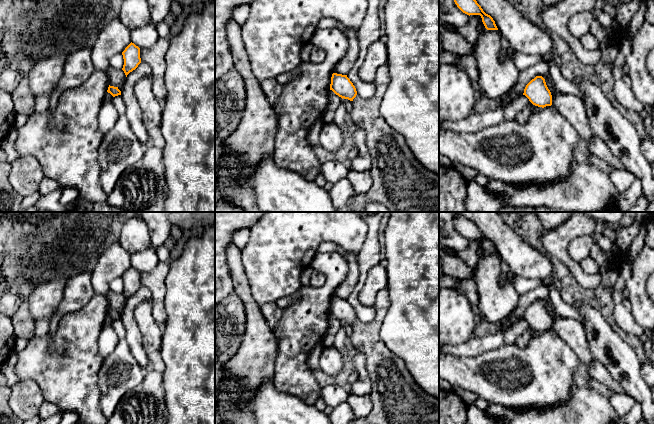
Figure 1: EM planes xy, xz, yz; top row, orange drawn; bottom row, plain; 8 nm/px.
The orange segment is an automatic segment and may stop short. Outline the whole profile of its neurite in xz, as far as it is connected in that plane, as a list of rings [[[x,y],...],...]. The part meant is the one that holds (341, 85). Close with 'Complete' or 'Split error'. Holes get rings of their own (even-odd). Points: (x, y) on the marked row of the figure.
[[[333,73],[331,77],[330,90],[342,99],[353,101],[357,95],[357,91],[353,83],[347,75]]]. Complete

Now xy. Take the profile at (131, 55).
[[[131,42],[122,52],[122,55],[124,59],[122,70],[127,77],[127,75],[135,70],[141,63],[140,48]]]. Complete

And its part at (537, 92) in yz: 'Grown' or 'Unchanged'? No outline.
Unchanged

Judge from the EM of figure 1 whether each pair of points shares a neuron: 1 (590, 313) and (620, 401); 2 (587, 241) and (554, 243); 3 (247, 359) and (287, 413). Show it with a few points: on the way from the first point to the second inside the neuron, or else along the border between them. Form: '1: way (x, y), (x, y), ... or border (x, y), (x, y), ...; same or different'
1: border (625, 393), (636, 400); different
2: border (593, 235), (569, 243), (575, 262); different
3: border (272, 377), (264, 381), (247, 398); different

